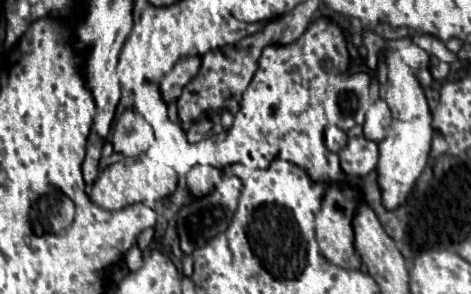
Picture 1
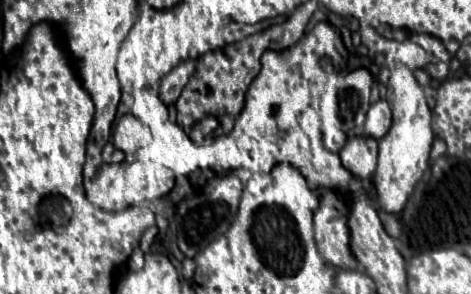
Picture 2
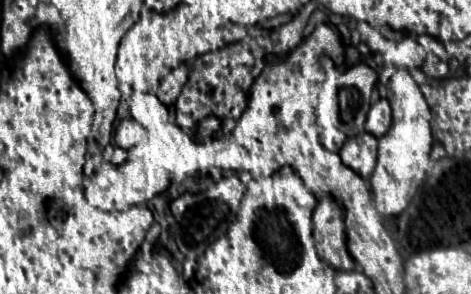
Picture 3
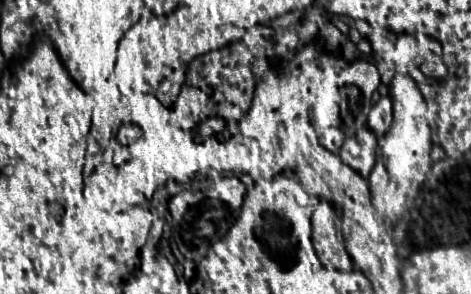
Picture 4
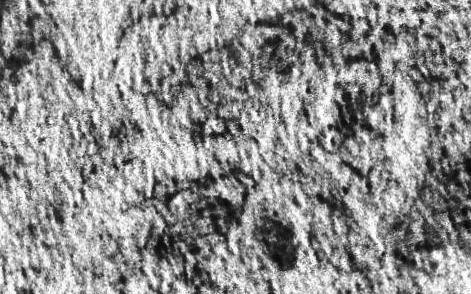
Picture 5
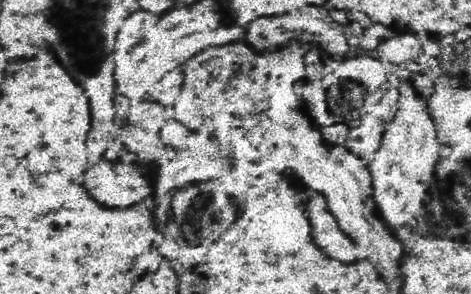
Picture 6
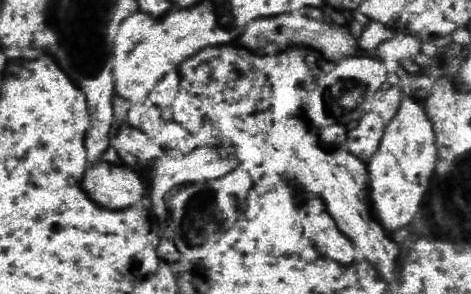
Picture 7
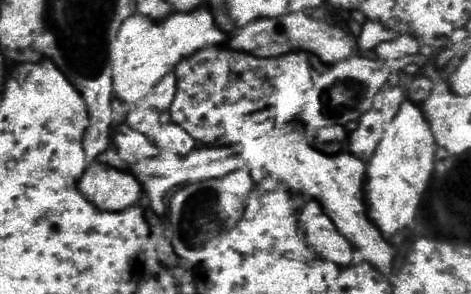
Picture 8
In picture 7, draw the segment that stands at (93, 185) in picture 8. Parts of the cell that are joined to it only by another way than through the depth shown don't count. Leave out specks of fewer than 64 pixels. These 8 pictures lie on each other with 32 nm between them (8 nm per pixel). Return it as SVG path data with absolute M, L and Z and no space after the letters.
M108 162L92 164L82 178L82 188L100 206L120 210L136 204L146 194L146 182L134 166L114 166Z

